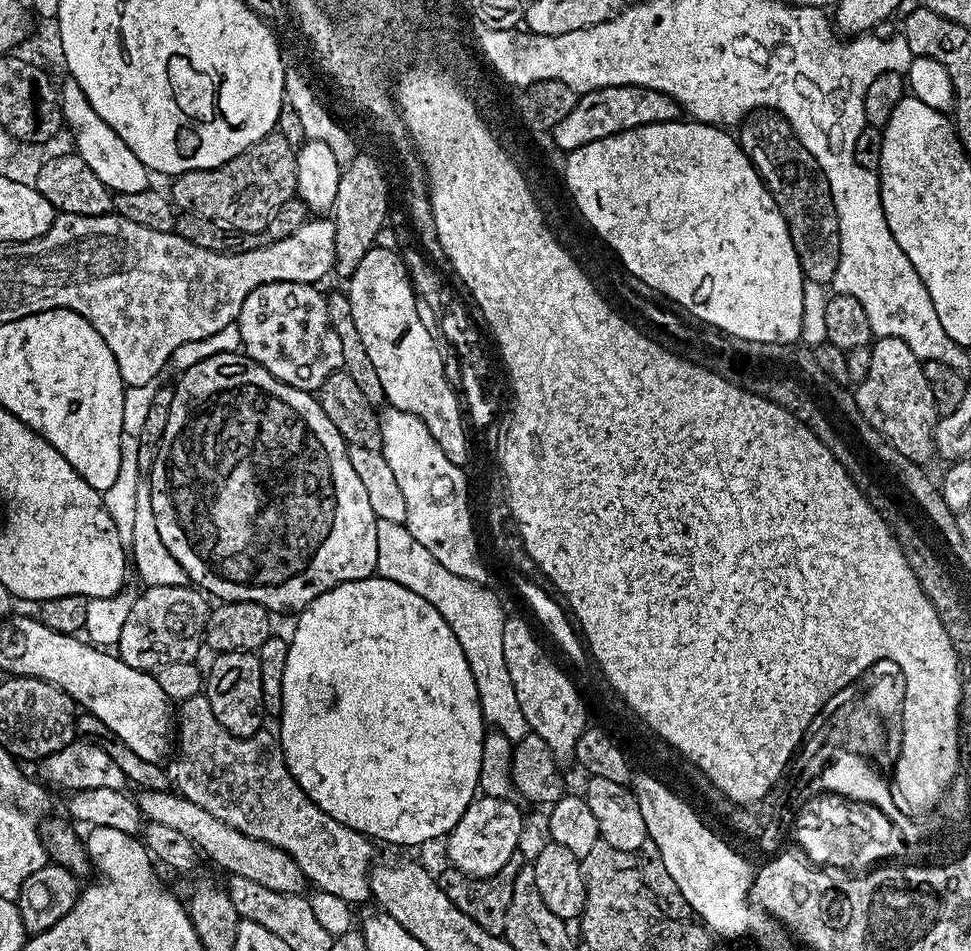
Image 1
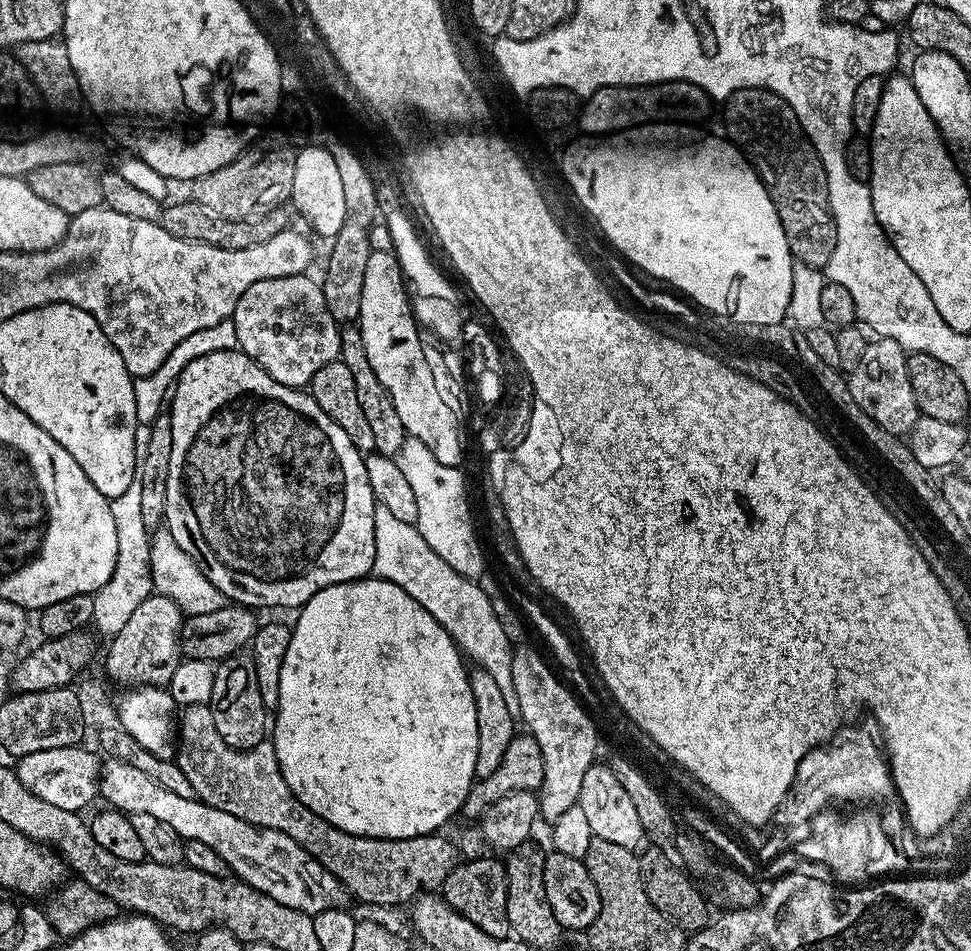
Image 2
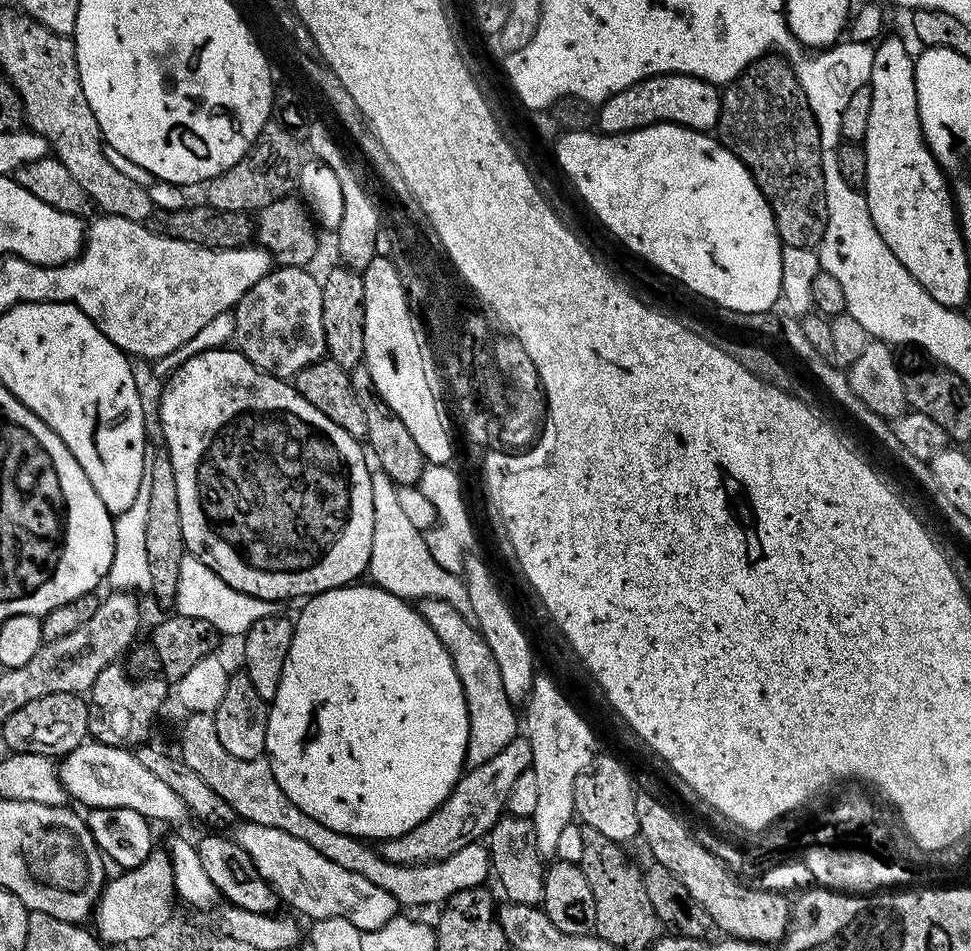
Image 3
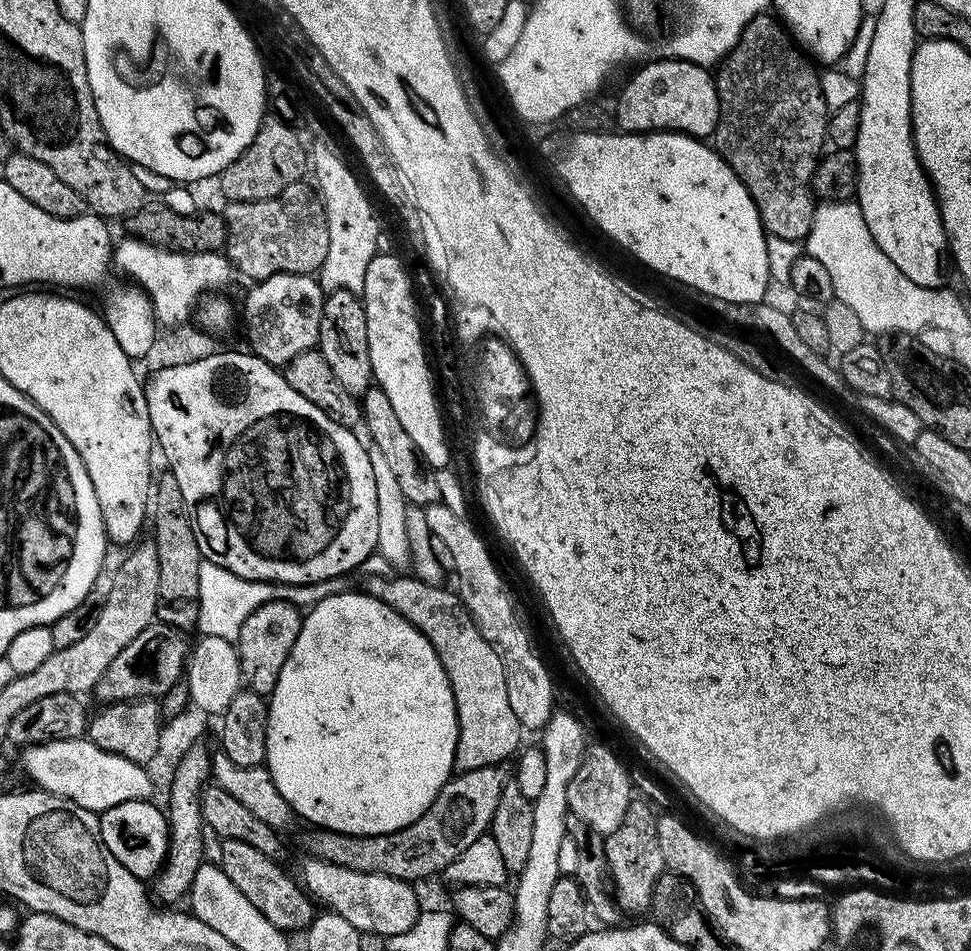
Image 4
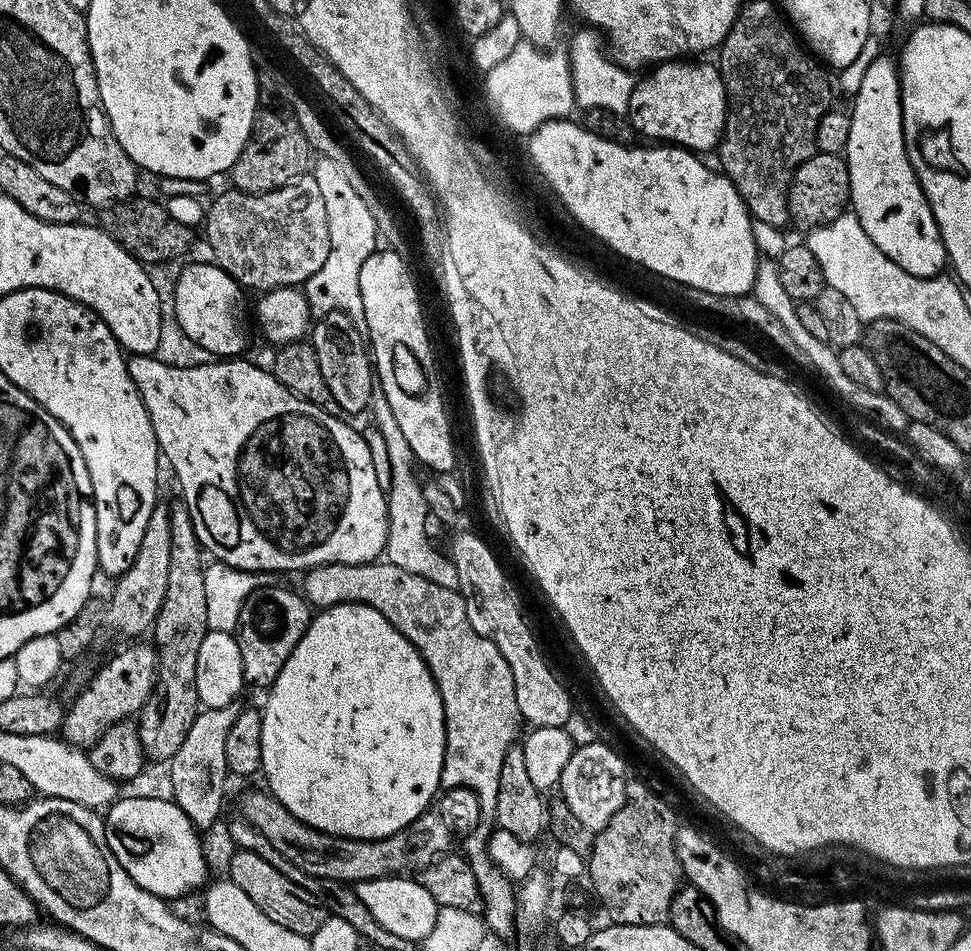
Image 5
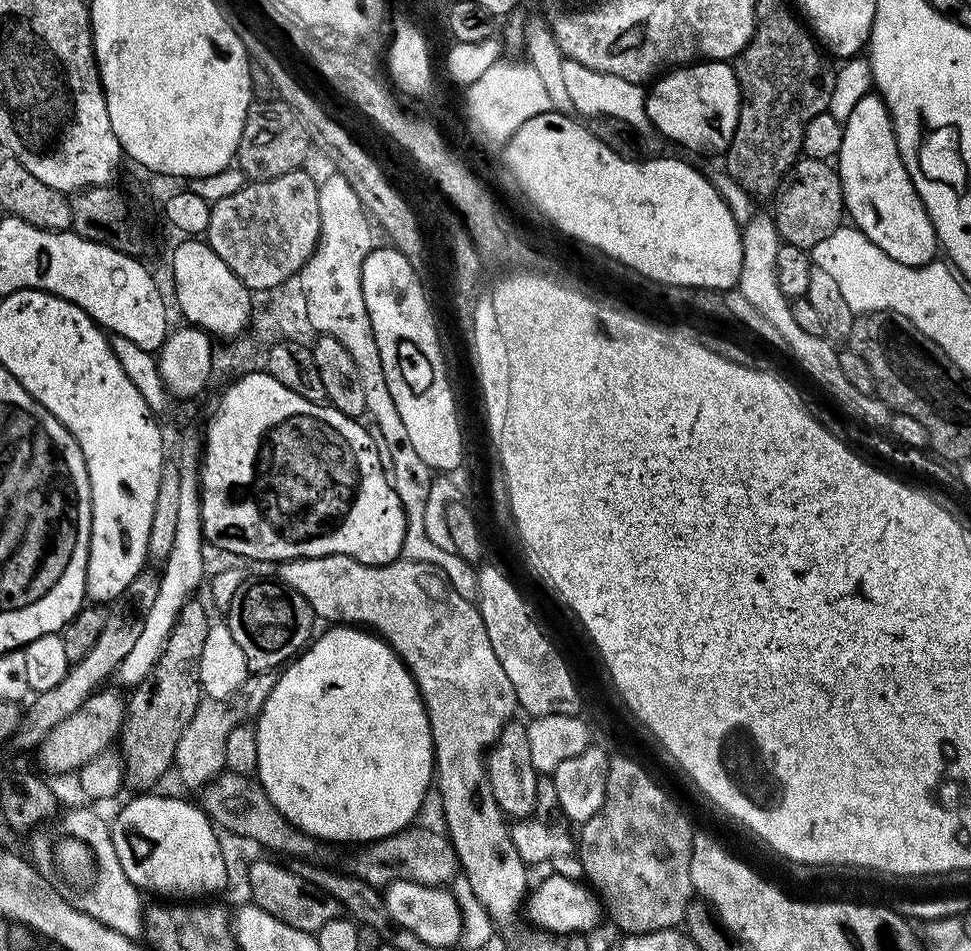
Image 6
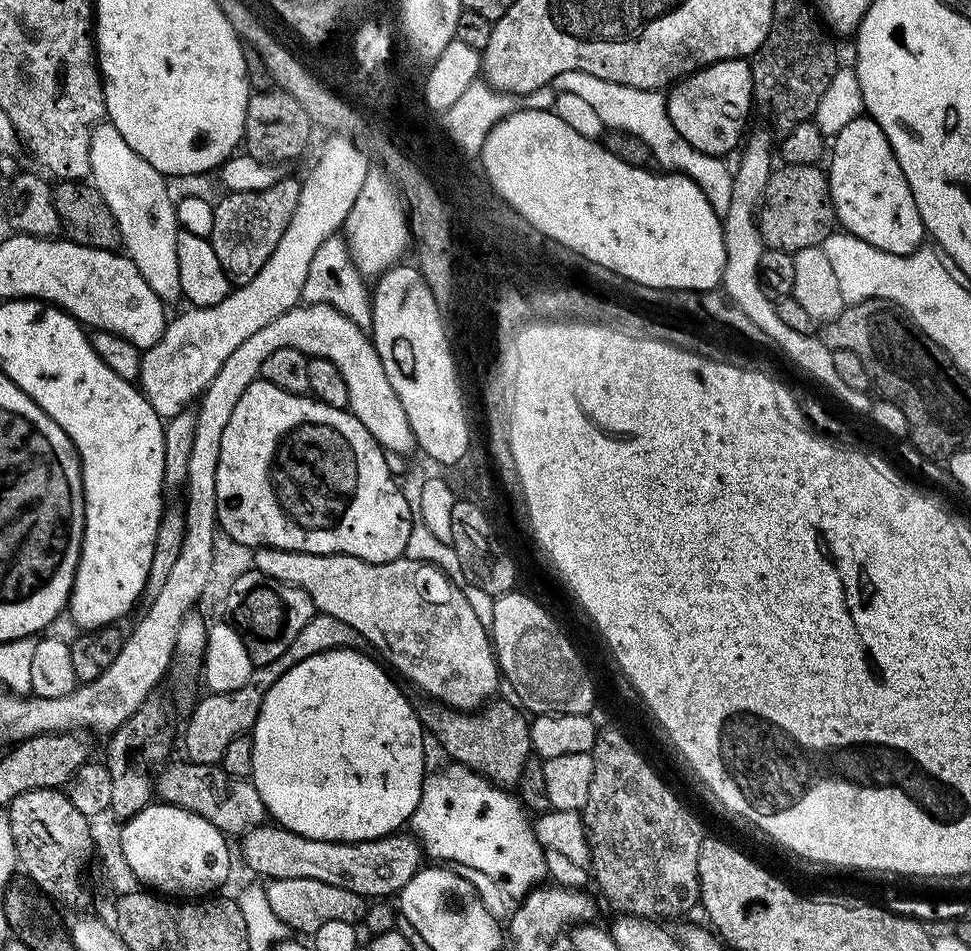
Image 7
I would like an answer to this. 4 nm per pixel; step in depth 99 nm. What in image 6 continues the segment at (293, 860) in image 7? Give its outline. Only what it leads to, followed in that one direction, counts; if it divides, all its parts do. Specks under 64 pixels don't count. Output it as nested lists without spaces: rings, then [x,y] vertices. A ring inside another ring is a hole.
[[[406,827],[393,836],[383,836],[380,840],[357,847],[350,868],[351,875],[381,890],[399,880],[412,880],[415,884],[425,884],[431,888],[451,885],[458,875],[458,861],[452,841],[443,831],[416,827]]]

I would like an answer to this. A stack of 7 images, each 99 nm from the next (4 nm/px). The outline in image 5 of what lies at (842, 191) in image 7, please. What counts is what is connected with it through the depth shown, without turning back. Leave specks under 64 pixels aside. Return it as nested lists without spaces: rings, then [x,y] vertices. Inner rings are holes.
[[[881,54],[866,66],[866,74],[862,74],[862,86],[851,97],[850,138],[843,150],[843,157],[850,174],[851,211],[858,218],[862,230],[870,234],[870,242],[890,258],[906,274],[914,274],[918,278],[930,278],[941,275],[948,264],[946,246],[942,242],[942,234],[938,230],[938,222],[934,222],[934,214],[930,210],[930,202],[914,174],[914,166],[910,166],[910,158],[904,141],[904,123],[902,122],[902,102],[900,101],[900,70],[895,59],[888,54]]]

